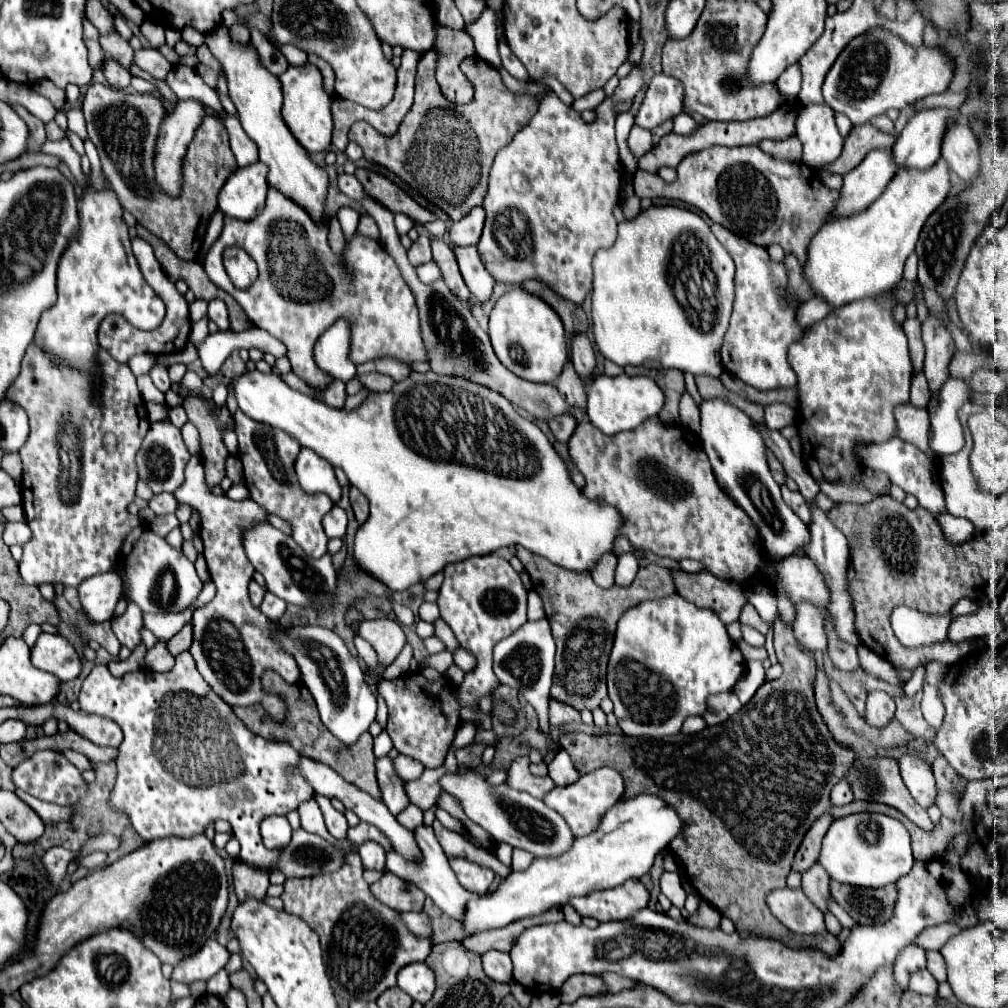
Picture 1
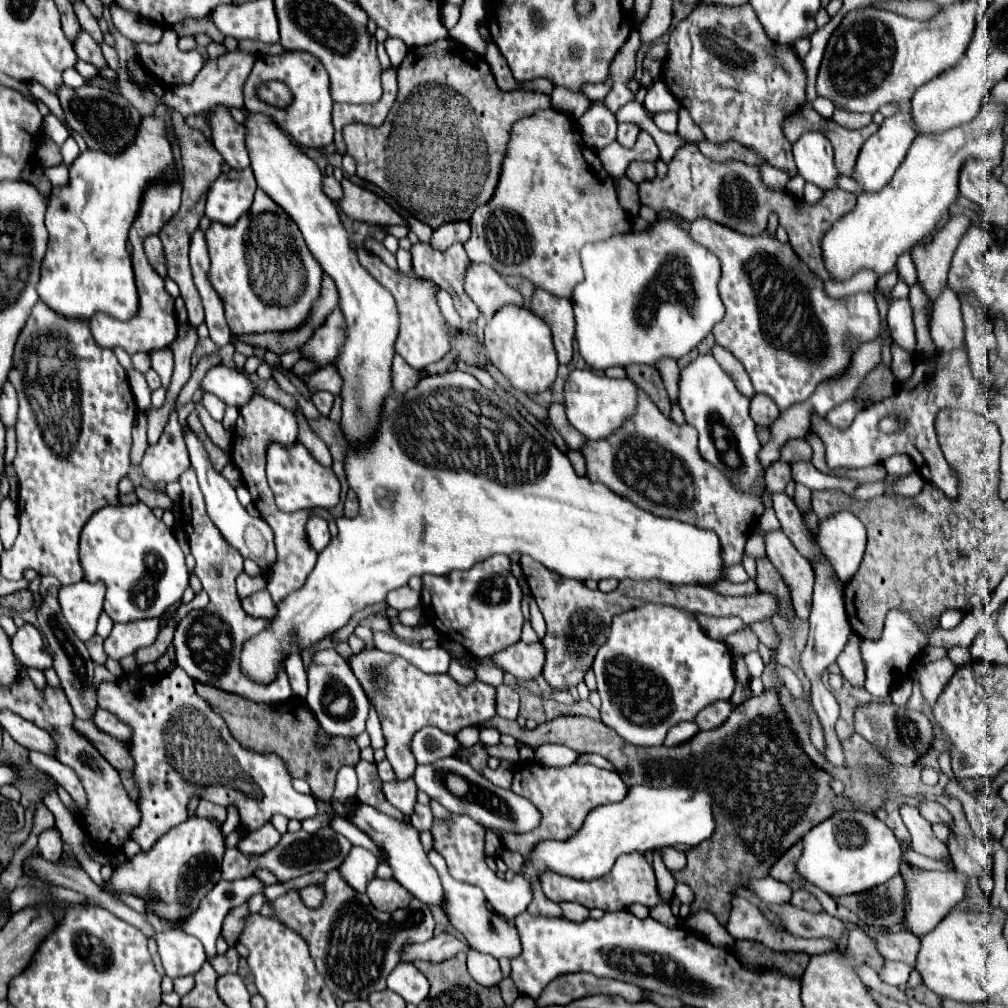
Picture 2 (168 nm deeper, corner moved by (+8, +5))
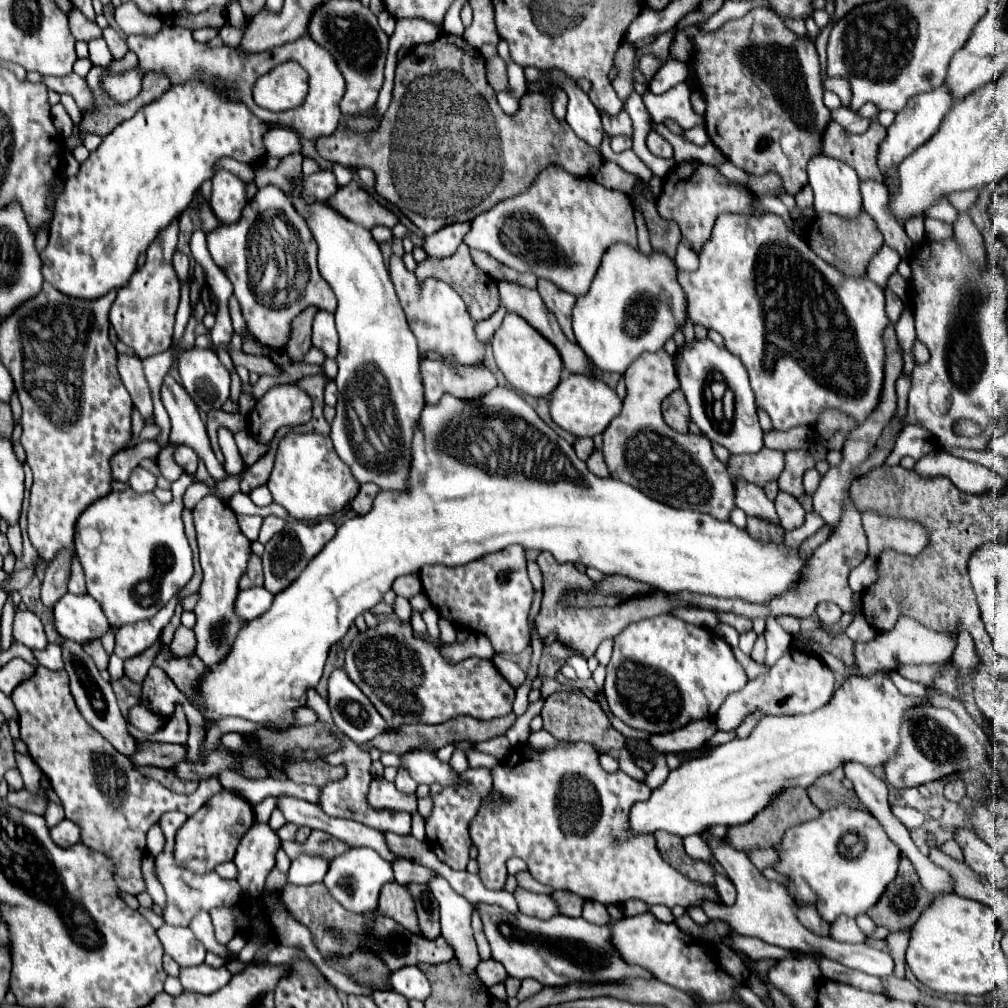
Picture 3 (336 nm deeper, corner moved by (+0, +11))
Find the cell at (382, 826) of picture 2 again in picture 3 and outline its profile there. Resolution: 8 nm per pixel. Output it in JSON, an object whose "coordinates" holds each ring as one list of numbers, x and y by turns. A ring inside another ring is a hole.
{"coordinates":[[438,874,428,882,428,888,440,902,442,936,454,948,456,958,460,960,464,972,472,972,480,960,470,928,472,904,464,896,454,892,454,888]]}

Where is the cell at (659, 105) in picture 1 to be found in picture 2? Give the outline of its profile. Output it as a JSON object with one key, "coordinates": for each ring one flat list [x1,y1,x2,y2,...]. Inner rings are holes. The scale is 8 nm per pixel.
{"coordinates":[[618,124,618,132,616,132,616,140,624,146,630,148,636,142,638,136,638,128,634,124]]}

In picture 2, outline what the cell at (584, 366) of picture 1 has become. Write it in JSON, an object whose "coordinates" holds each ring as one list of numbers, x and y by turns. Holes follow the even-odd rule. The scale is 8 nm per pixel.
{"coordinates":[[536,288,530,300,532,312,550,326,554,348,558,354,560,364,568,364,572,360,572,346,574,346,574,314,572,314,572,300,558,298,548,294,546,290]]}

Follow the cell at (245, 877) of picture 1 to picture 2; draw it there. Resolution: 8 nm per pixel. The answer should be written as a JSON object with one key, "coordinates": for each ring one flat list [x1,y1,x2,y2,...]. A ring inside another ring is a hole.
{"coordinates":[[244,904,244,906,232,910,232,914,228,914,228,918,224,920,222,936,226,938,226,942,228,942,230,946,236,946,236,944,238,944,238,936,240,936,242,926,244,926,242,922,244,922,244,918,246,918,248,914,250,914,250,912,248,912,248,906]]}

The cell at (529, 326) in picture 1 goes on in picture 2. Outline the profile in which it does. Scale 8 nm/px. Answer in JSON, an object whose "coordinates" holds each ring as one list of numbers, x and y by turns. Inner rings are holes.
{"coordinates":[[500,308,484,330,484,346,492,364,510,380,514,388,524,390,526,394,540,394,552,386,558,370,552,336,548,326,538,316,534,316,530,308]]}

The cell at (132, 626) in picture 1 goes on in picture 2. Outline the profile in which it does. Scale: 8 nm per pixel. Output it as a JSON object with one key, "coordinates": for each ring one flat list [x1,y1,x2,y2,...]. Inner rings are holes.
{"coordinates":[[148,618,132,624,114,624,112,634,104,640,108,658,122,660,142,646,150,646,160,630,160,618]]}

